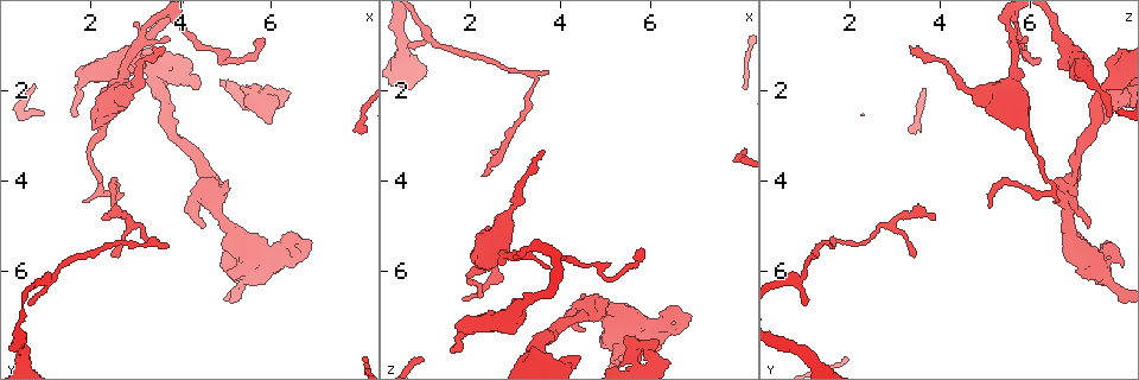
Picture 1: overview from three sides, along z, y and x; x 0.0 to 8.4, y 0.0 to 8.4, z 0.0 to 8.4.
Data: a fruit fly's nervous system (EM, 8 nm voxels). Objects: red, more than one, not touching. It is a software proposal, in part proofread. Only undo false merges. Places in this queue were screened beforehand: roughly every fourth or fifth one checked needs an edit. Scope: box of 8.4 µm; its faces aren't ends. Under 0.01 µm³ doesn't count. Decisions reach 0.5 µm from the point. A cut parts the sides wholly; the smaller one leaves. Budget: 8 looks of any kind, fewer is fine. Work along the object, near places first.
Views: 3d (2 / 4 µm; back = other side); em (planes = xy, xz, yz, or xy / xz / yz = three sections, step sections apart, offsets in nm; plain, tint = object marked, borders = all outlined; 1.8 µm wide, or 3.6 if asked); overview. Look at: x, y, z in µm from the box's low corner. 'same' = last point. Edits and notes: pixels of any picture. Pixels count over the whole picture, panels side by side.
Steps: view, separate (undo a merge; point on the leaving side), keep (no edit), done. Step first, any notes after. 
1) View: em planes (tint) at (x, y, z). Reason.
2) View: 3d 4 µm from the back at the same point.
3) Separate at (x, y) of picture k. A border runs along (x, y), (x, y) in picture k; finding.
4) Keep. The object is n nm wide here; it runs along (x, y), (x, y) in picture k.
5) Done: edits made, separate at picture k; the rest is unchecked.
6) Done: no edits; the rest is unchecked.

View: 3d 2 µm at (2.95, 1.15, 6.90).

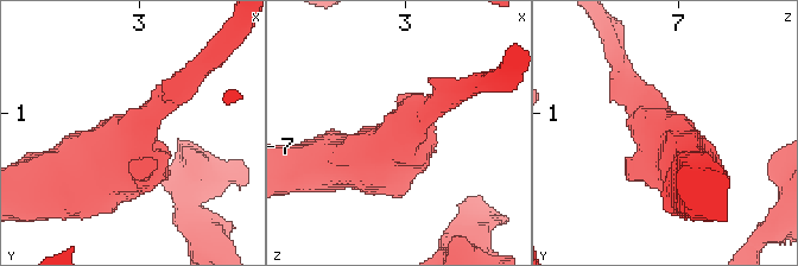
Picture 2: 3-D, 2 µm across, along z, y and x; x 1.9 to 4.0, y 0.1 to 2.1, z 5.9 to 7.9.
View: em xz step 16 (tint) at (2.94, 1.20, 6.94). Need the tissue.

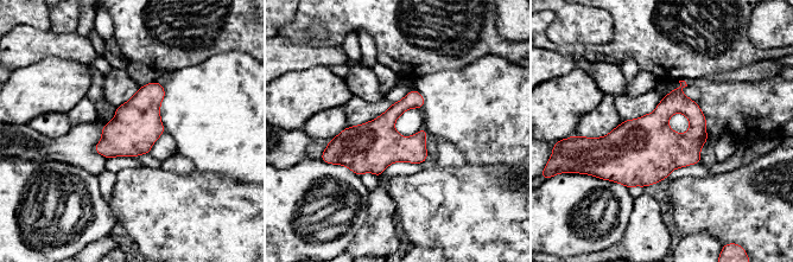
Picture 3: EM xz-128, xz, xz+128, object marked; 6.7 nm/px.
Keep. One cell here.

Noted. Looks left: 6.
View: 3d 4 µm at (5.65, 5.90, 7.45). Sudden change in width.

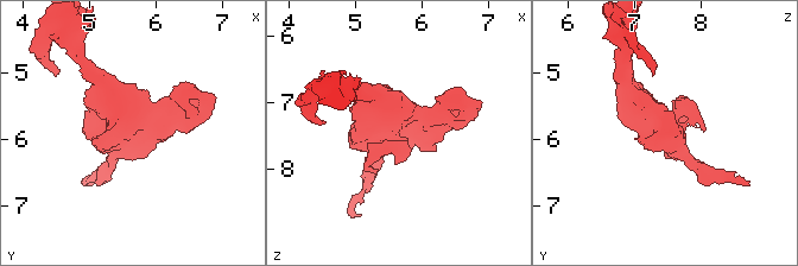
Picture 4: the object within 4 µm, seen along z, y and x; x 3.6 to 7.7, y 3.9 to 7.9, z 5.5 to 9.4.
View: em yz step 16 (tint) at (5.65, 5.90, 7.40).

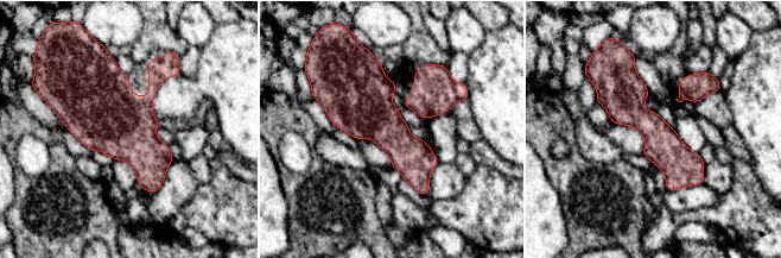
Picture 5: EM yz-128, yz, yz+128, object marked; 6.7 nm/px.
View: em planes (tint) at the same point. Another direction.

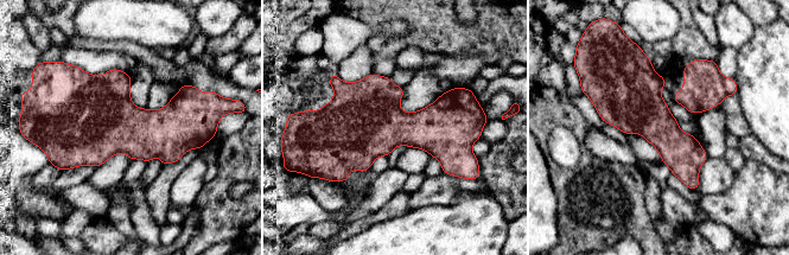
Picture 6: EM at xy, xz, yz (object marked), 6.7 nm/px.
Keep. All the same cell.

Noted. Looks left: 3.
View: em 3.6 µm planes (tint) at (5.60, 2.20, 7.65). Abrupt turn.

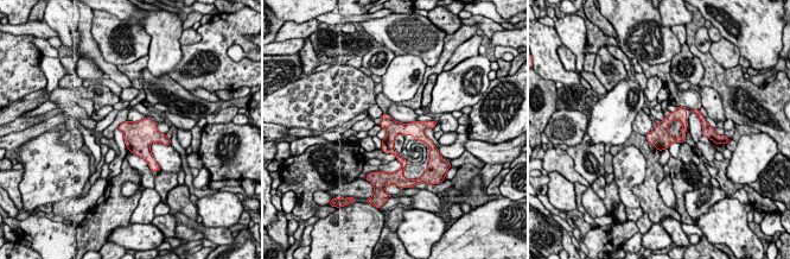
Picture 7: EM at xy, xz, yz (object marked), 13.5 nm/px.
Keep. It runs along (428, 124), (399, 128), (384, 147) in picture 7; one cell here.

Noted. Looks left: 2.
Done: no edits; the rest is unchecked.

